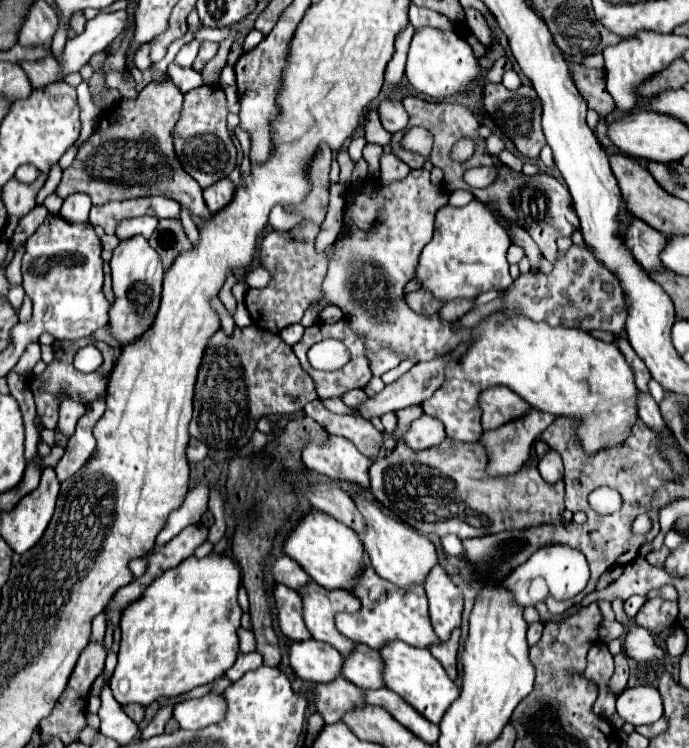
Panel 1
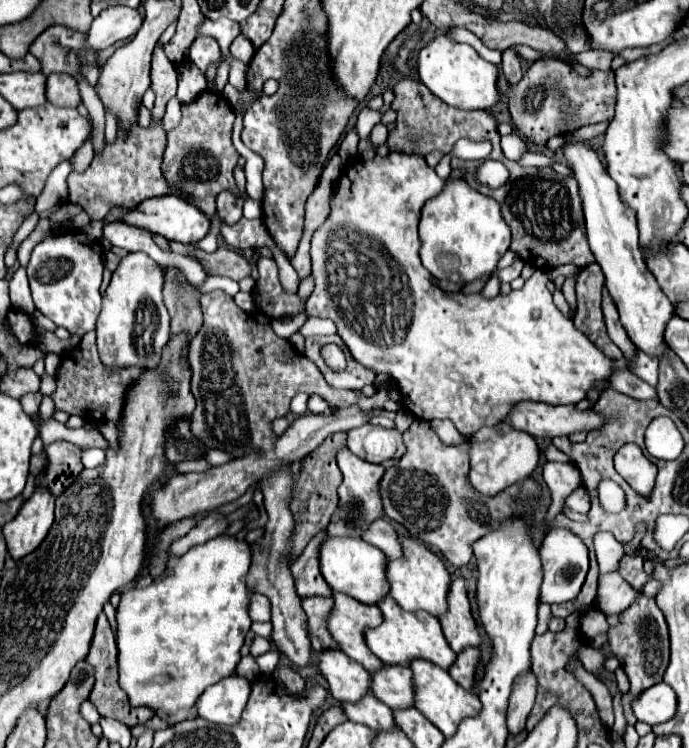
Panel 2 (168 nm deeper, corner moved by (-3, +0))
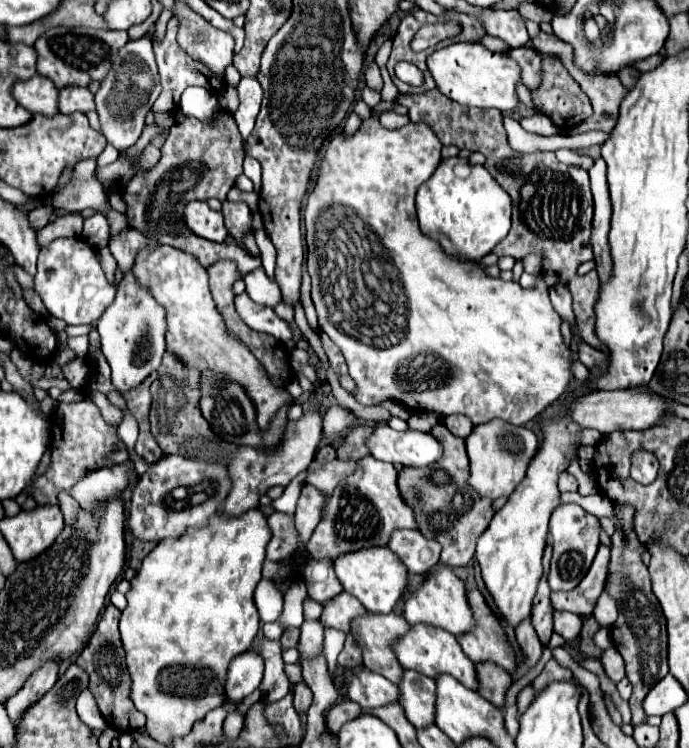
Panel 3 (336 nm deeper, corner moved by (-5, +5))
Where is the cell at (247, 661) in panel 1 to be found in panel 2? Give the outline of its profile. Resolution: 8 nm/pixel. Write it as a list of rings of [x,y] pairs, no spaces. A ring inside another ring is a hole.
[[[274,650],[266,652],[266,654],[262,654],[262,656],[258,656],[256,660],[258,660],[258,666],[260,666],[260,672],[266,674],[266,676],[270,676],[270,674],[276,670],[280,658],[282,658],[280,652],[274,652]]]

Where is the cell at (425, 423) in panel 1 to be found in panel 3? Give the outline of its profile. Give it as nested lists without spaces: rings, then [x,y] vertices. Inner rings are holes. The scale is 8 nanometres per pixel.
[[[448,415],[442,419],[442,423],[448,427],[448,431],[452,431],[452,435],[462,437],[462,439],[466,439],[474,427],[464,415]]]

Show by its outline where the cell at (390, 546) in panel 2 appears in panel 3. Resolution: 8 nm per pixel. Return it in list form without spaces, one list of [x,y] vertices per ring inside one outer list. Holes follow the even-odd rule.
[[[394,529],[388,549],[396,553],[410,573],[424,573],[440,559],[440,545],[420,535],[418,529]]]

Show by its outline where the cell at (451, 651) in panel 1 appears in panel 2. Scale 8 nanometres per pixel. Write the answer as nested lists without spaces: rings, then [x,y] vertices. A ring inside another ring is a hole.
[[[466,648],[462,654],[458,654],[454,666],[448,672],[462,688],[472,690],[478,660],[480,660],[480,650],[478,648]]]

